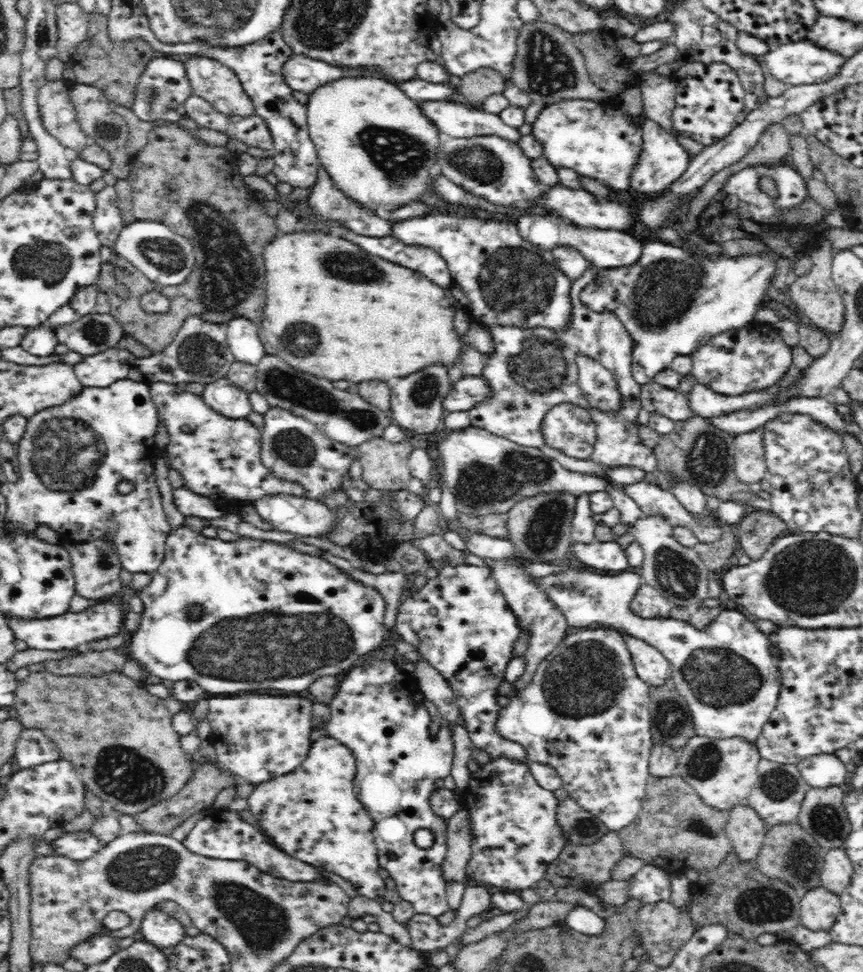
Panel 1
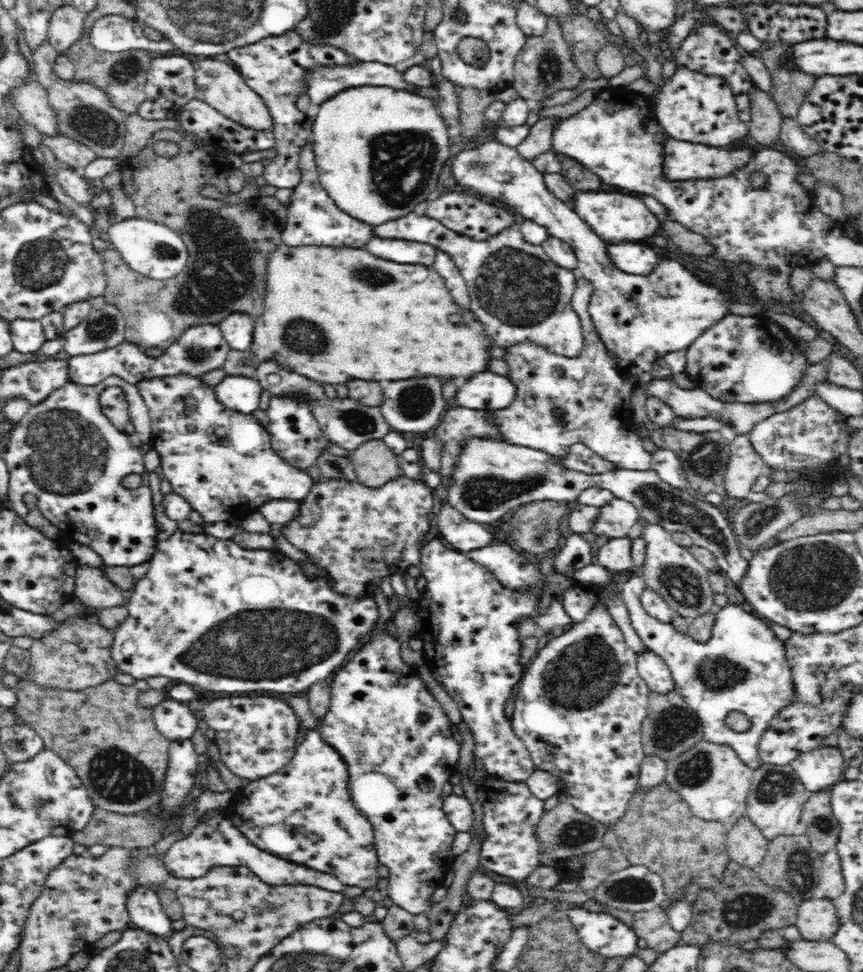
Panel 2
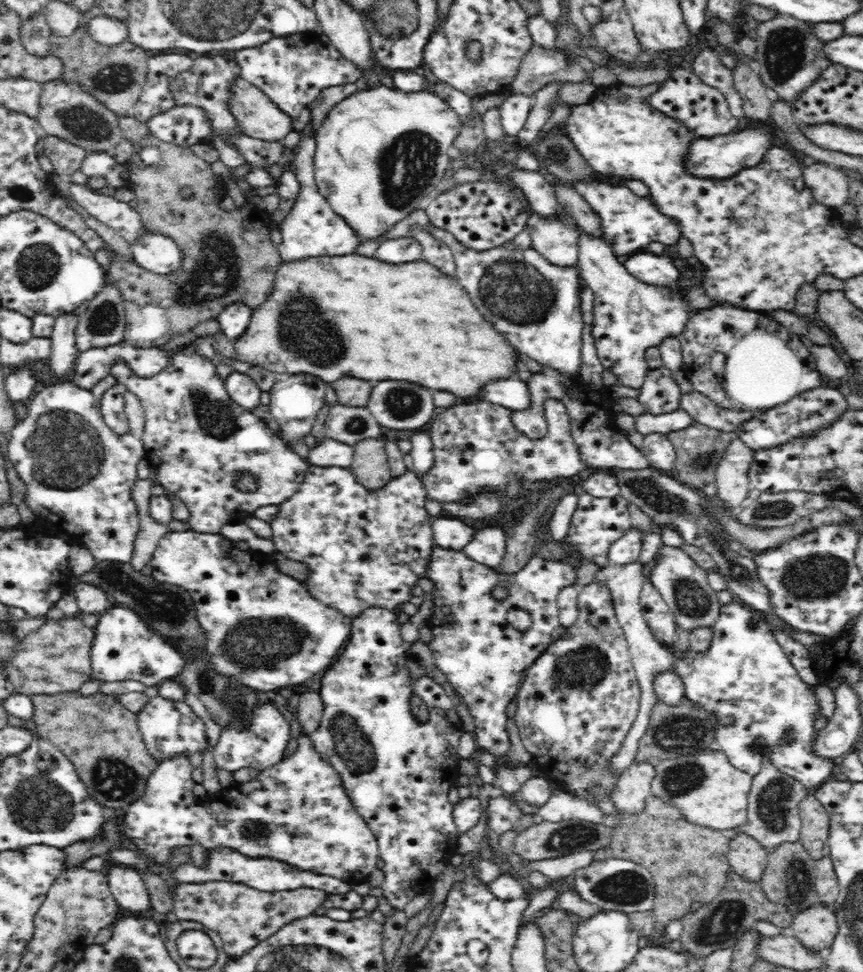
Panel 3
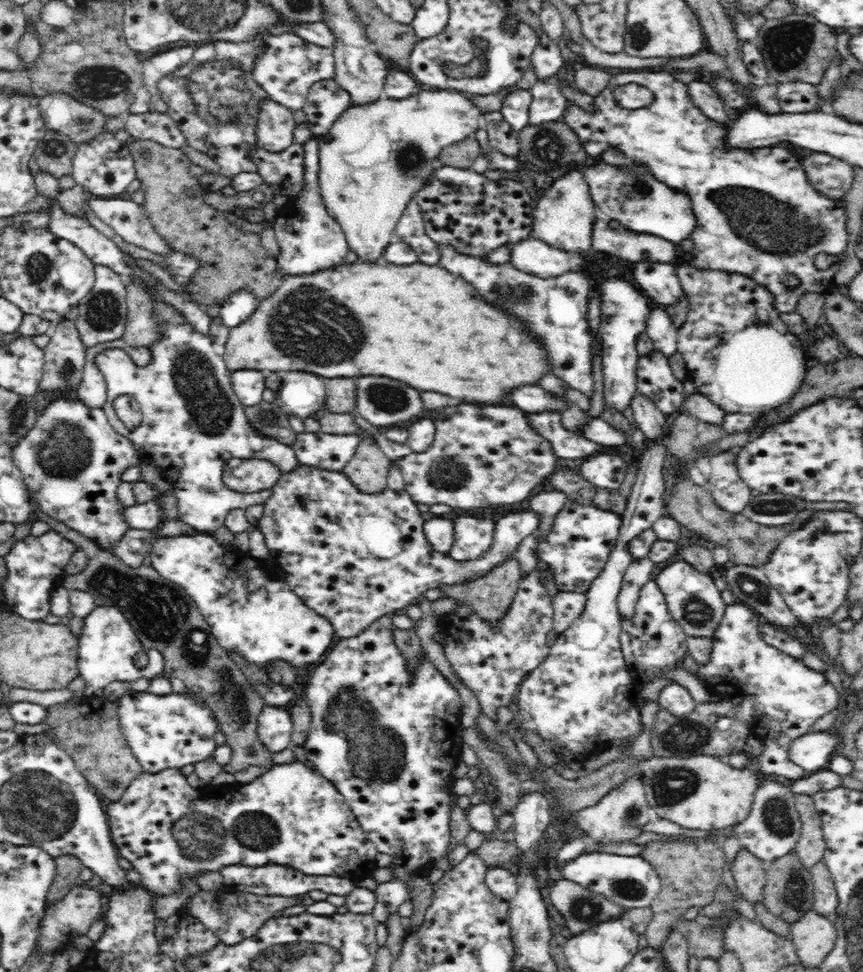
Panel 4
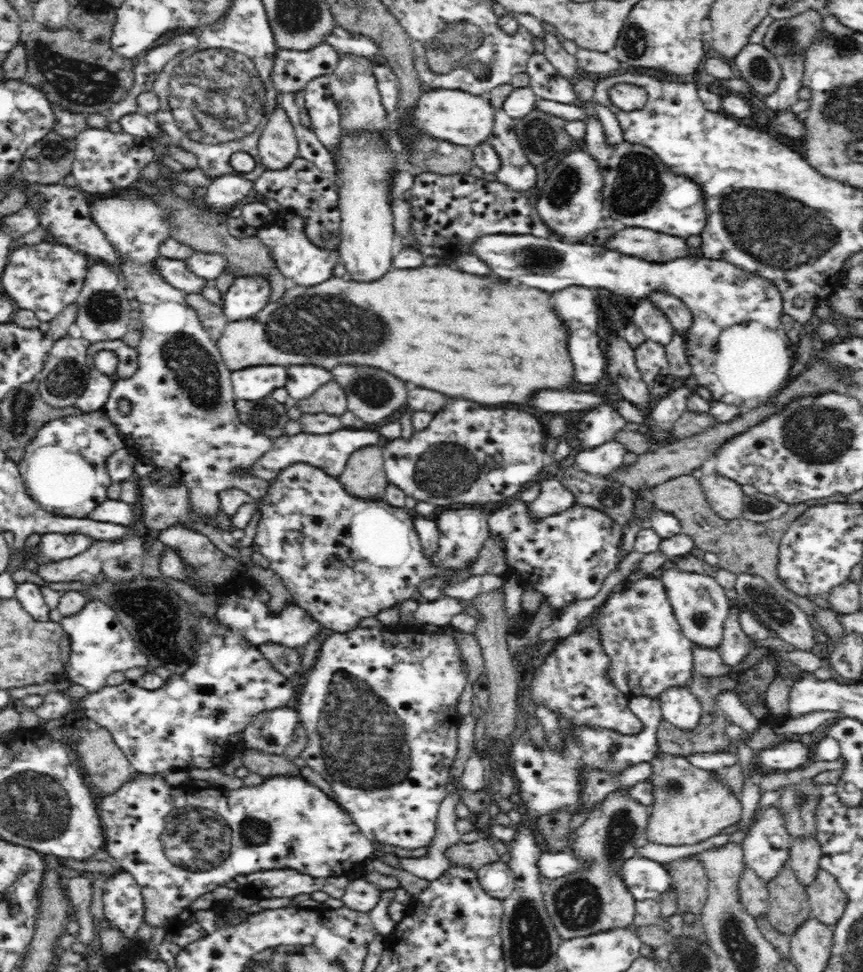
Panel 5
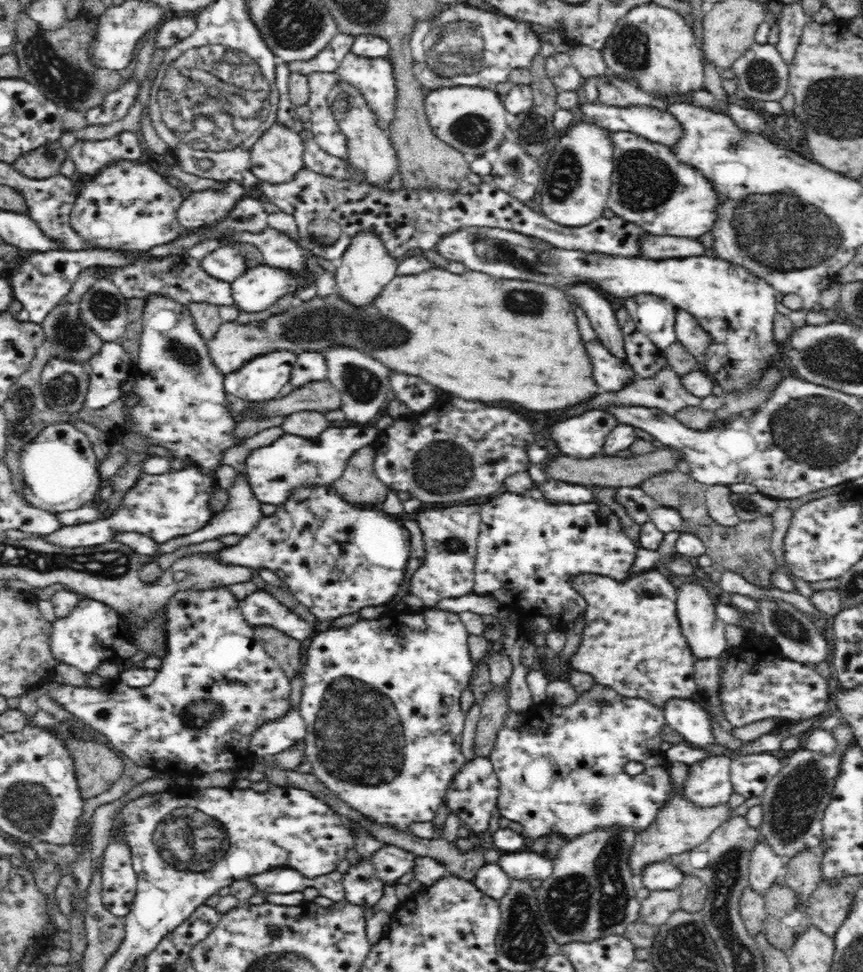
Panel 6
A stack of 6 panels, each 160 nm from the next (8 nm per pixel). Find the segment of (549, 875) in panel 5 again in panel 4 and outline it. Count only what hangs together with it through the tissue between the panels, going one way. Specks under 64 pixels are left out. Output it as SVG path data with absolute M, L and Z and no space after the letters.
M592 851L581 854L574 861L570 860L564 865L557 865L562 878L572 883L589 888L616 904L630 908L644 908L652 904L661 891L661 880L656 870L640 856L618 856L618 854L604 851Z

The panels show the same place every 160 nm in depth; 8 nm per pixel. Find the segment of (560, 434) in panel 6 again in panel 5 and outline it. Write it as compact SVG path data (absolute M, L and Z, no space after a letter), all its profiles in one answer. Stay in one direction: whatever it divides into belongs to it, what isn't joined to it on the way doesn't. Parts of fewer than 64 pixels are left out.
M604 403L588 411L572 430L581 448L590 449L610 441L617 432L623 430L626 423L615 406Z

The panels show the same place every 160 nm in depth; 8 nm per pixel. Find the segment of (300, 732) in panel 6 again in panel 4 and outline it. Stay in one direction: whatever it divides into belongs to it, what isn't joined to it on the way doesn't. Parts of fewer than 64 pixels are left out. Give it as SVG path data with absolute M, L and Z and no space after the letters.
M264 706L257 718L257 736L270 753L290 748L293 721L284 708Z

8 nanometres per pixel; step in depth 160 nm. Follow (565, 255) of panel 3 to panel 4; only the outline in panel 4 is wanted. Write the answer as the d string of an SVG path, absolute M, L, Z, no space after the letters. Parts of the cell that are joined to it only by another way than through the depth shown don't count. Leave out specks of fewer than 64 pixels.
M576 165L576 168L554 180L541 195L533 210L531 237L550 247L560 248L568 254L588 253L593 248L592 229L597 218L589 186L585 182L583 171Z

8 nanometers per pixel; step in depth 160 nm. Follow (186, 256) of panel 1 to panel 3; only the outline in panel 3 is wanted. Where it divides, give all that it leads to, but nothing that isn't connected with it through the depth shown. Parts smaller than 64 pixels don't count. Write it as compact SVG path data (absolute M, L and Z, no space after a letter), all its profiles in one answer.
M148 232L130 246L136 264L150 273L158 275L176 273L183 264L183 251L175 240L167 235Z

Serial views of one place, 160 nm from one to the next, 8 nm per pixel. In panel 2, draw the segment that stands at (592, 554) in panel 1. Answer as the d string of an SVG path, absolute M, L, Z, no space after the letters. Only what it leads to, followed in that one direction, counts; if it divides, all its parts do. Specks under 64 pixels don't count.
M630 537L608 539L606 544L597 550L596 563L608 570L621 572L632 568L631 546L633 541Z

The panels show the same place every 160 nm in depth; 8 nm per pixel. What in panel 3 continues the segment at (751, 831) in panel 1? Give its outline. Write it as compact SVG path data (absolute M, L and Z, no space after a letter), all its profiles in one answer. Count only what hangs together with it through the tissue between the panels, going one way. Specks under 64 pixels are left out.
M742 833L729 841L726 858L735 874L748 881L760 882L767 866L768 853L758 841Z

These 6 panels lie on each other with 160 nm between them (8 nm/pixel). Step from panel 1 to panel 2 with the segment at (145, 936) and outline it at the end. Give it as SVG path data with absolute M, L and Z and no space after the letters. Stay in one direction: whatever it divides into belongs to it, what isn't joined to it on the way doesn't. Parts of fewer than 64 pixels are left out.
M143 885L134 886L127 895L127 911L132 925L145 932L164 937L171 930L170 917L164 913L158 897Z

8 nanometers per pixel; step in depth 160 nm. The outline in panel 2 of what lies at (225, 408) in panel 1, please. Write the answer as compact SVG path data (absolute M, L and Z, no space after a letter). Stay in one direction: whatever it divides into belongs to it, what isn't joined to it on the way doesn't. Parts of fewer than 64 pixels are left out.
M228 375L214 387L217 401L228 409L242 414L252 414L258 410L262 385L256 378Z

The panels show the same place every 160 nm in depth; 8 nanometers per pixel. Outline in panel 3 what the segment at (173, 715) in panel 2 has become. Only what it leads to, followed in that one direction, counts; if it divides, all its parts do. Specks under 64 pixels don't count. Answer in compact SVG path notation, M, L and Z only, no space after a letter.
M156 695L150 697L137 713L140 731L145 739L145 748L157 765L166 762L169 758L204 754L209 748L207 729L203 720L184 703L184 700L171 701Z

